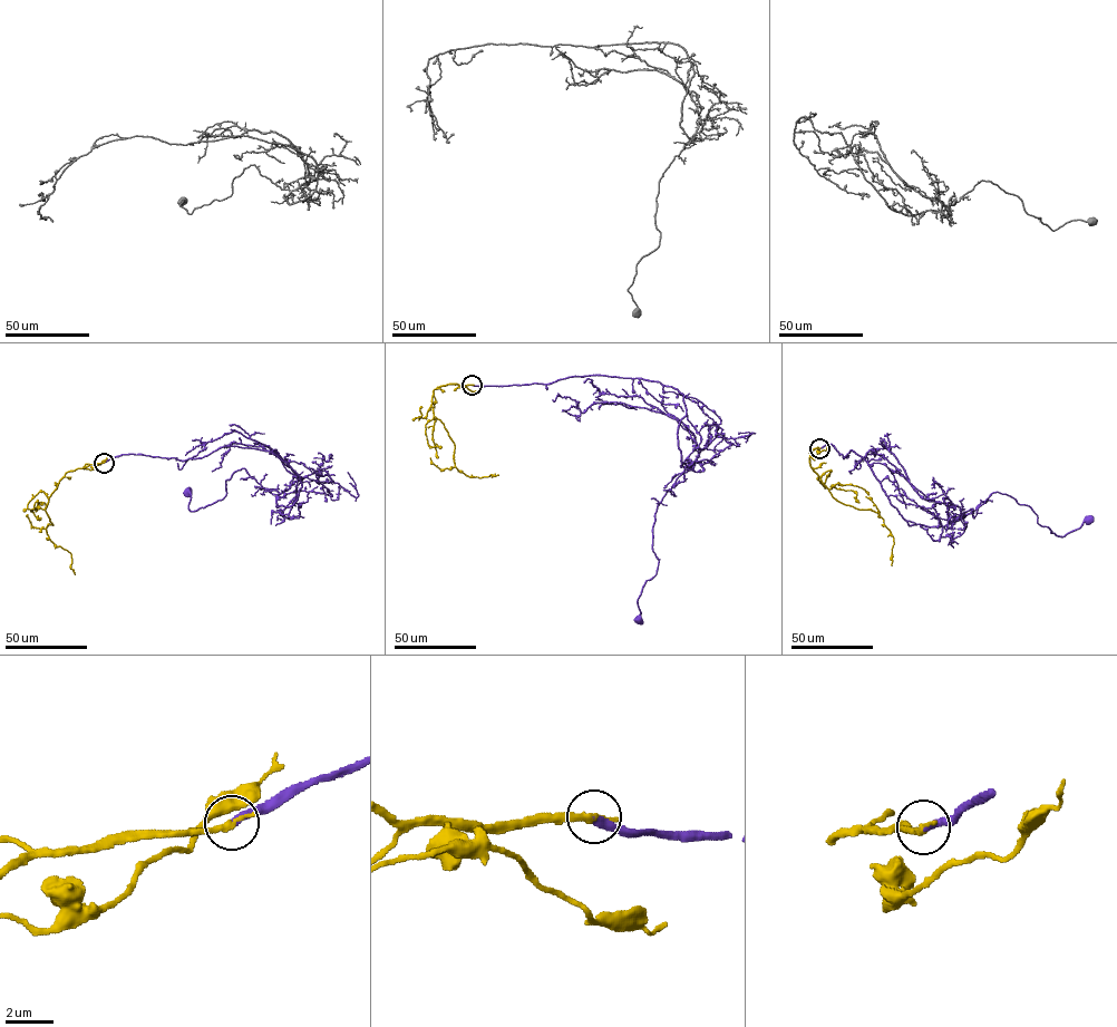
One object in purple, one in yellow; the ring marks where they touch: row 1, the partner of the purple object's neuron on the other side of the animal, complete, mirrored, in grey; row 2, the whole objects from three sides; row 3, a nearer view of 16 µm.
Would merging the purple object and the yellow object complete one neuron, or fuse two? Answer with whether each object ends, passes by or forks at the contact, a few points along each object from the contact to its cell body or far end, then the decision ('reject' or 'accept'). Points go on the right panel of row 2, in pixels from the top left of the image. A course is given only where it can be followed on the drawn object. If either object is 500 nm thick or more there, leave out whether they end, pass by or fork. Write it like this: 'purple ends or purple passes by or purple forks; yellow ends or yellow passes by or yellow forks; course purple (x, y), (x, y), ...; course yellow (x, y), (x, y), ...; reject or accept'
purple ends; yellow ends; course purple (819, 448), (864, 458), (910, 525), (944, 526), (998, 492), (1057, 535), (1089, 520); course yellow (819, 448), (809, 451), (810, 466), (837, 500), (877, 512), (894, 539), (891, 565); accept

